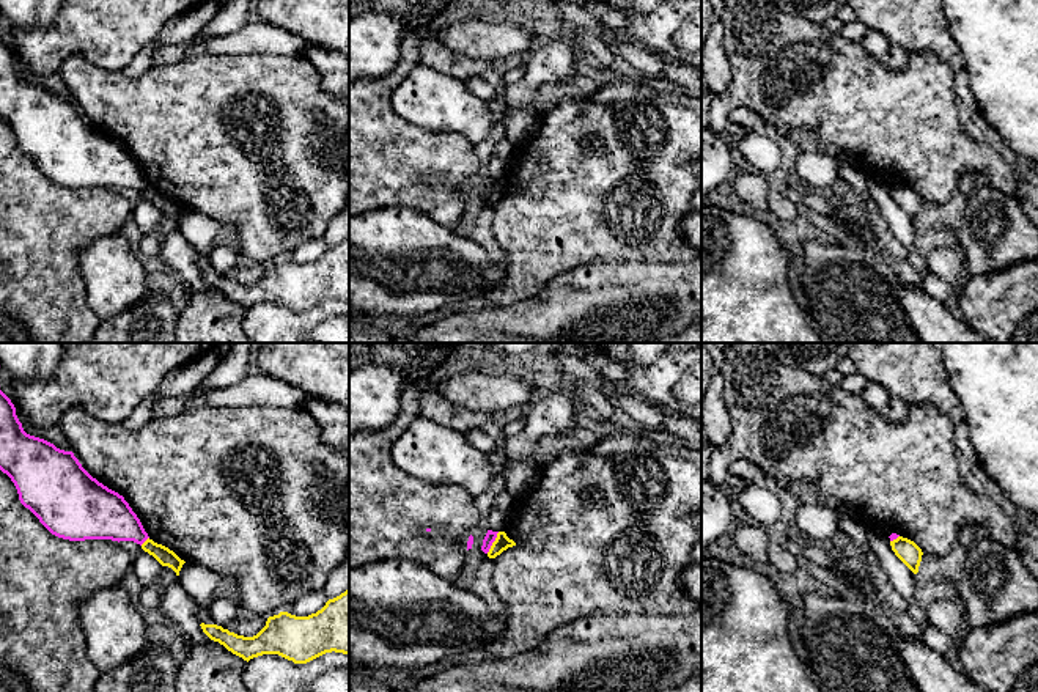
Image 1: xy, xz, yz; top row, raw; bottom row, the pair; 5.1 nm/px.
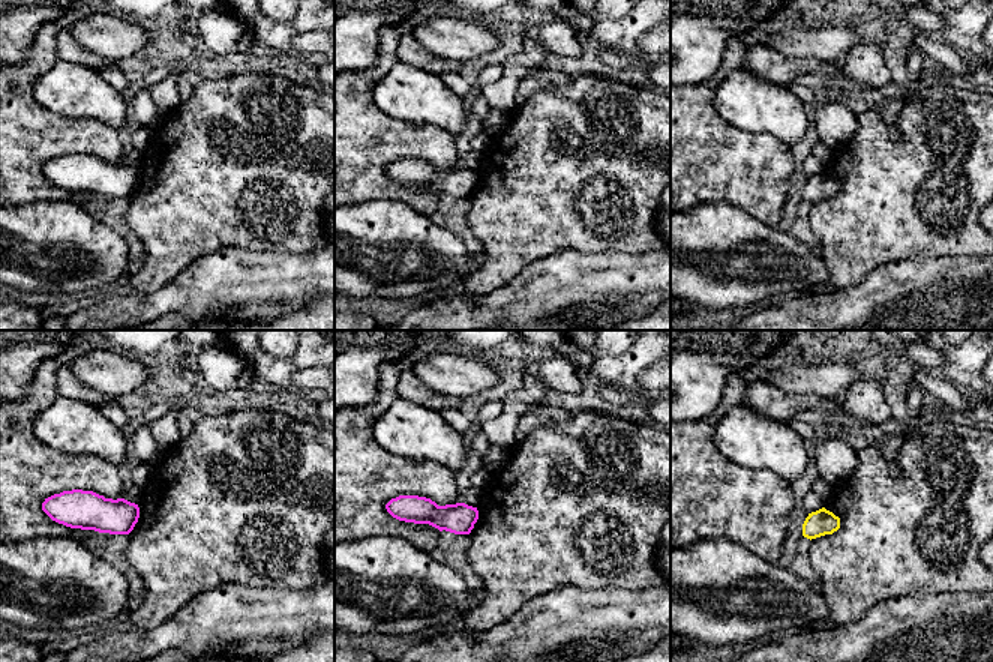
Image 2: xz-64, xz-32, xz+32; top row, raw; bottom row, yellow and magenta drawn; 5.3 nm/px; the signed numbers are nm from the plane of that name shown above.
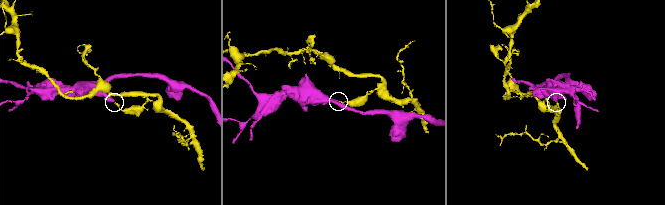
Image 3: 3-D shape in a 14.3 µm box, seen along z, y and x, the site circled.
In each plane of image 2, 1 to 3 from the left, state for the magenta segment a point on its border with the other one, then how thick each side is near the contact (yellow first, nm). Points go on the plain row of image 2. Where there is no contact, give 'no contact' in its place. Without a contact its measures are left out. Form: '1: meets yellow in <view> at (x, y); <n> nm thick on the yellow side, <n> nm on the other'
1: no contact
2: no contact
3: no contact

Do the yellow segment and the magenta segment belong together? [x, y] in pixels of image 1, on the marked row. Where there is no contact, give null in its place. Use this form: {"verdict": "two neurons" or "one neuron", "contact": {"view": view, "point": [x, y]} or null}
{"verdict": "two neurons", "contact": {"view": "xz", "point": [493, 543]}}

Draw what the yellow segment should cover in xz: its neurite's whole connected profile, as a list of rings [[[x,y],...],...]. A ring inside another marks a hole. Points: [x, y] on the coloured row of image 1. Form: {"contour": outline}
{"contour": [[[499,532],[495,541],[492,543],[492,546],[488,552],[488,557],[495,558],[503,550],[506,550],[508,547],[513,547],[513,546],[516,546],[516,543],[513,539],[510,539],[505,532]]]}

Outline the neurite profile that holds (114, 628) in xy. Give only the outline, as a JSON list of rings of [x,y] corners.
[[[121,585],[93,593],[79,604],[90,659],[112,672],[148,646],[145,618]]]

